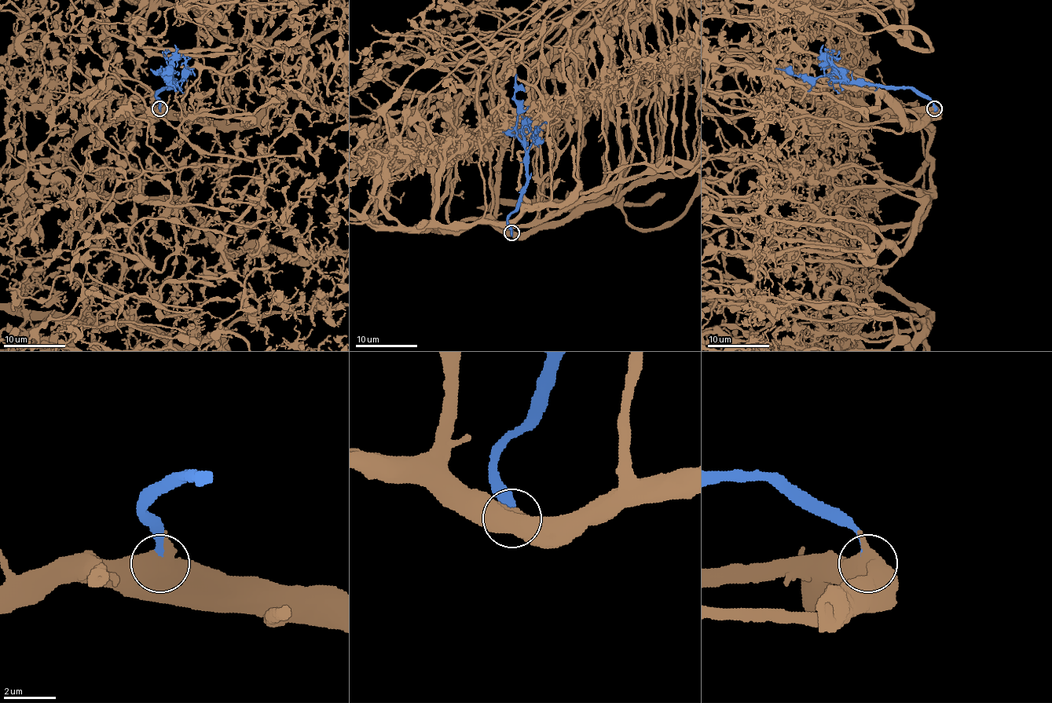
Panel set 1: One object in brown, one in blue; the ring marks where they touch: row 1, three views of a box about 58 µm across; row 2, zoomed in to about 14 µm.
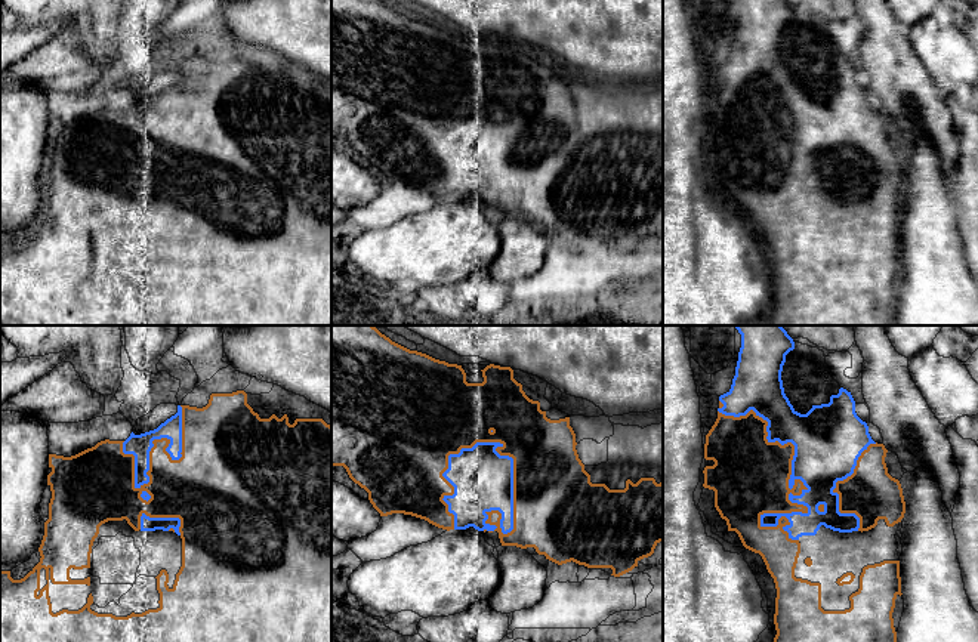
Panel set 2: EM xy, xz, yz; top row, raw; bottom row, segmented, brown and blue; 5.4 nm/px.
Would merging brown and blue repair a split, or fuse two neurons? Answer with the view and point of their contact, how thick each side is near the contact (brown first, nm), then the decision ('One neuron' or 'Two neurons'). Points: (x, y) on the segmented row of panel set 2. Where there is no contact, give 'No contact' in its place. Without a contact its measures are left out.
Touches brown at yz (792, 457). Thickness 420 nm (brown) against 380 nm. One neuron

